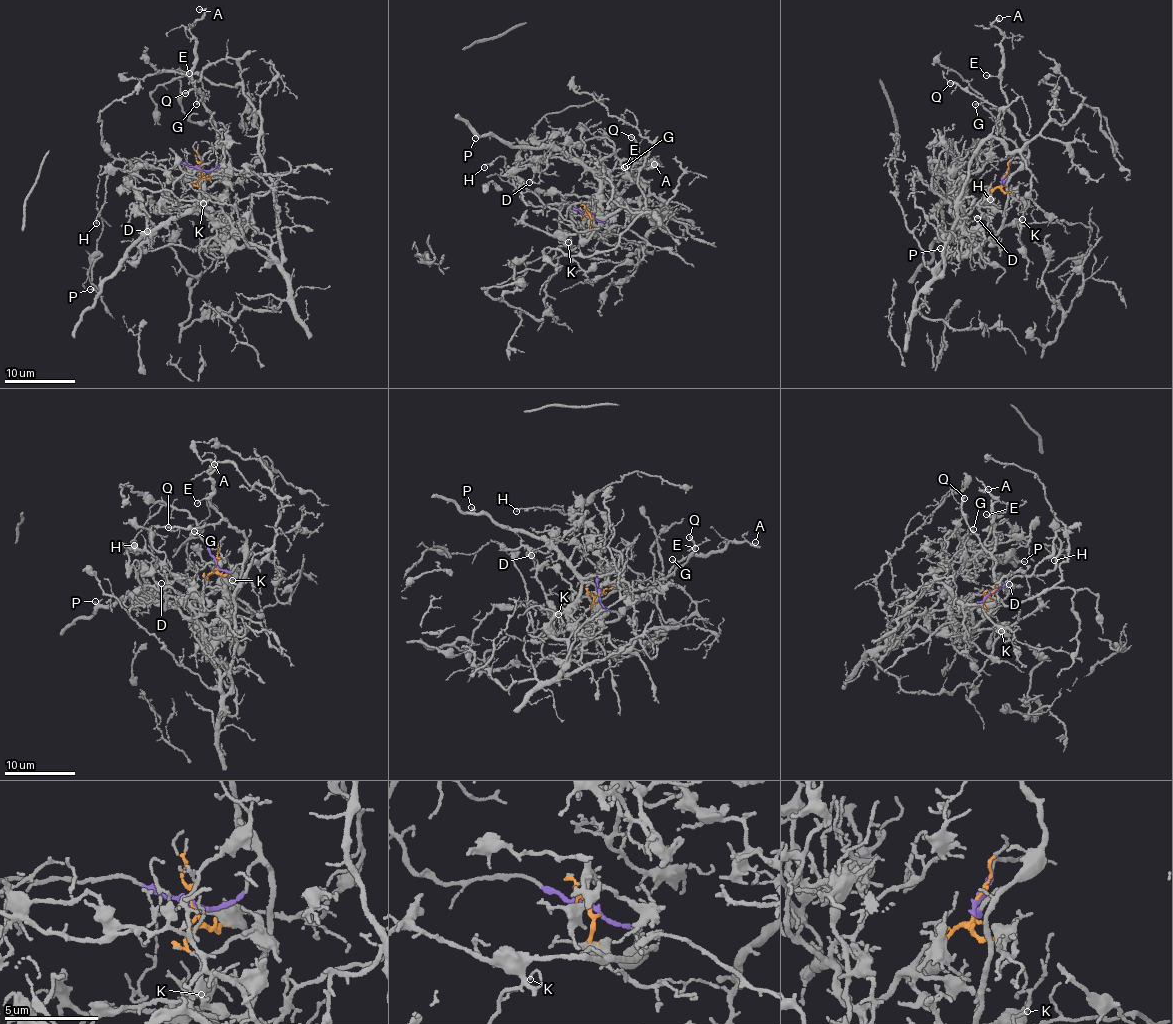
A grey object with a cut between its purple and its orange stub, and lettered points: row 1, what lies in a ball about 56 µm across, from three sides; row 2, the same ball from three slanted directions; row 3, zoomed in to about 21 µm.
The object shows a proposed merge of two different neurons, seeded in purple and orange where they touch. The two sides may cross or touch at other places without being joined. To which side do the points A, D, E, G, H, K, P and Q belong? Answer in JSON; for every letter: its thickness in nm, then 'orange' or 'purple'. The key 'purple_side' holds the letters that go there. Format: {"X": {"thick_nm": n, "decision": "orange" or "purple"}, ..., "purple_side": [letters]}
{"A": {"thick_nm": 150, "decision": "purple"}, "D": {"thick_nm": 110, "decision": "orange"}, "E": {"thick_nm": 120, "decision": "purple"}, "G": {"thick_nm": 120, "decision": "purple"}, "H": {"thick_nm": 140, "decision": "purple"}, "K": {"thick_nm": 100, "decision": "purple"}, "P": {"thick_nm": 140, "decision": "orange"}, "Q": {"thick_nm": 200, "decision": "purple"}, "purple_side": ["A", "E", "G", "H", "K", "Q"]}

